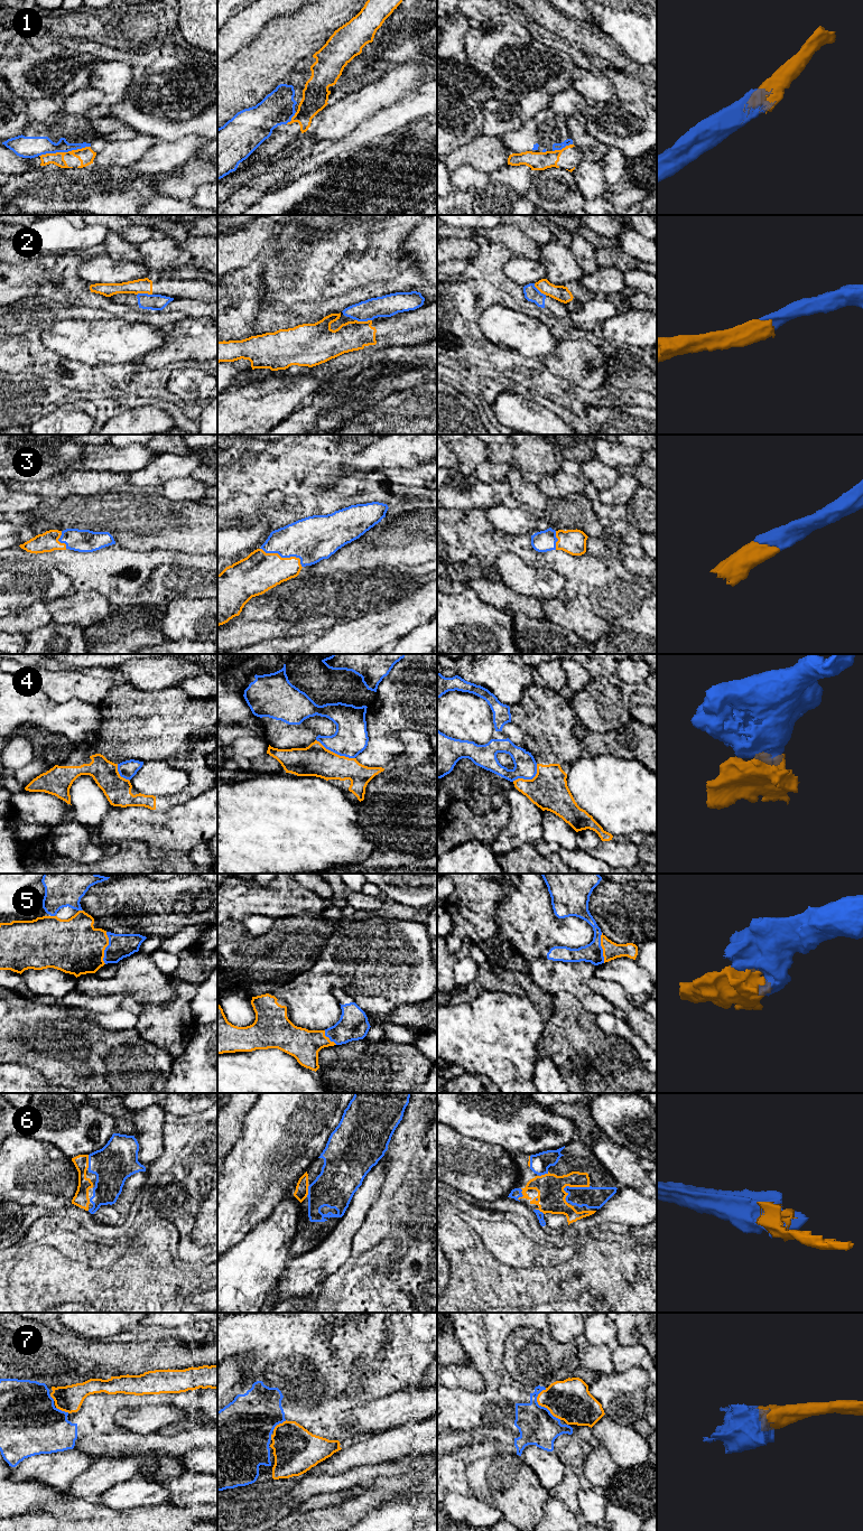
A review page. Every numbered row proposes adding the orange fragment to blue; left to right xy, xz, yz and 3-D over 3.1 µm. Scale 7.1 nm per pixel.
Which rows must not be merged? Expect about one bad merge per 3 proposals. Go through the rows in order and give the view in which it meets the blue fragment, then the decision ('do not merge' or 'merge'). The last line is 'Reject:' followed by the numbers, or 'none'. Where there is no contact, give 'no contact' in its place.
1: contact in xy; do not merge
2: contact in xz; do not merge
3: contact in xz; merge
4: contact in xz; do not merge
5: contact in xy; merge
6: contact in yz; merge
7: contact in yz; merge
Reject: 1, 2, 4

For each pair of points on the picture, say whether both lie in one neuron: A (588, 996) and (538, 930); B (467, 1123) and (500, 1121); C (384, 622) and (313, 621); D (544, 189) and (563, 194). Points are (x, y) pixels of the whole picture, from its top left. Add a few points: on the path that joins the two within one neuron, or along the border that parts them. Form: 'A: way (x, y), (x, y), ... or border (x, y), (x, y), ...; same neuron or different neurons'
A: way (568, 977), (554, 976), (534, 955), (534, 950); same neuron
B: way (475, 1121), (492, 1121); same neuron
C: border (335, 624), (318, 637); different neurons
D: way (548, 194), (558, 194); same neuron

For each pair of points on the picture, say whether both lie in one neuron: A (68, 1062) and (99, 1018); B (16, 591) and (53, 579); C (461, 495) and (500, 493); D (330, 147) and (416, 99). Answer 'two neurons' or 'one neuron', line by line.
A: two neurons
B: one neuron
C: one neuron
D: one neuron

